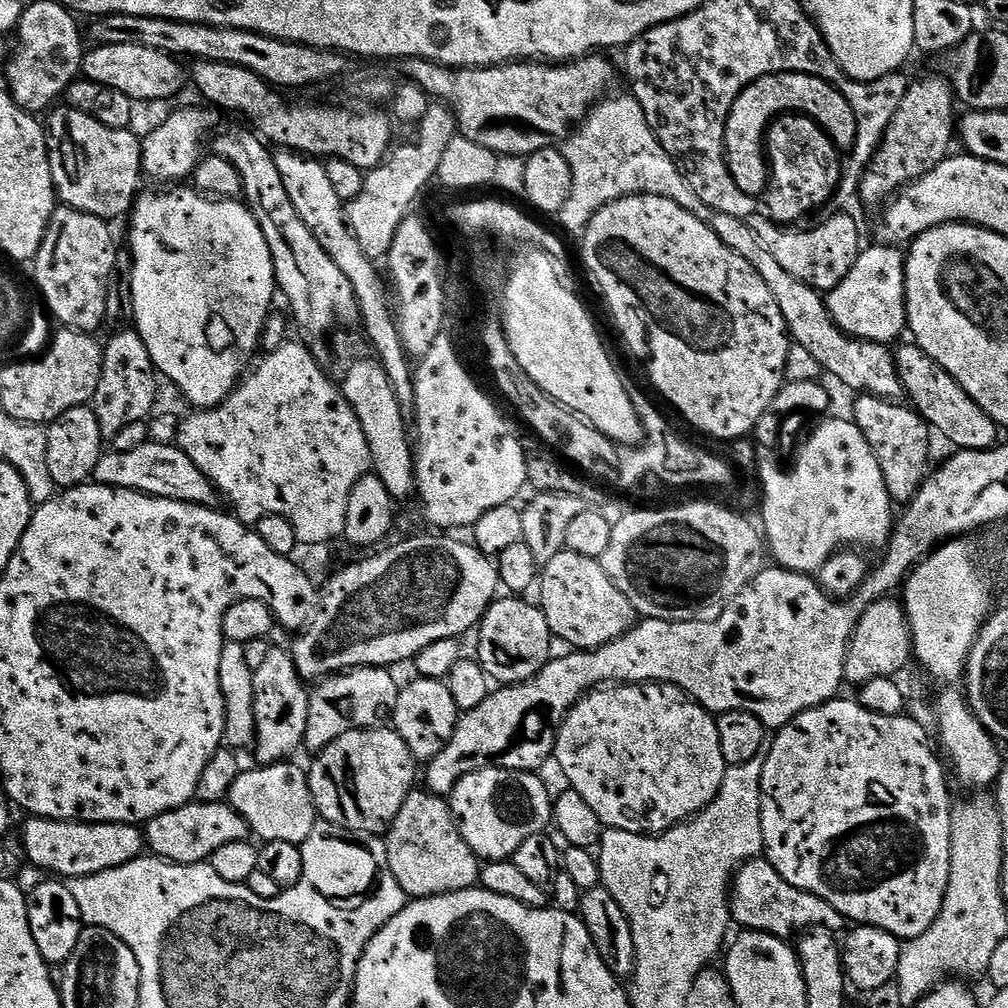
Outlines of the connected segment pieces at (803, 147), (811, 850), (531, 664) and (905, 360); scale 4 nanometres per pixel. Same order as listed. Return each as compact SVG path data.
M774 132L763 144L772 177L766 180L768 208L773 220L785 226L800 222L807 212L820 208L832 196L840 180L840 156L830 134L812 132Z
M833 698L817 708L799 712L789 724L784 725L771 737L770 747L763 757L760 779L760 829L764 839L763 855L774 866L774 870L790 886L822 898L834 910L838 910L845 921L856 926L881 928L894 934L902 942L918 938L938 918L944 905L946 886L950 878L950 818L953 801L948 800L948 780L938 757L927 744L929 733L907 715L879 716L866 710L855 699Z
M497 598L492 605L484 611L478 625L480 637L476 640L476 656L485 677L489 681L497 680L500 686L522 684L531 680L544 669L550 659L554 637L550 626L535 603L527 604L524 598Z
M908 342L905 348L895 349L894 359L899 383L902 388L904 384L912 399L911 407L924 417L925 424L935 431L937 428L953 444L953 449L982 452L997 447L996 423L989 418L986 410L982 410L982 406L978 406L978 402L970 398L970 394L966 394L966 390L962 390L962 386L950 373L938 366L938 362L934 362L934 358L927 356L915 343Z

